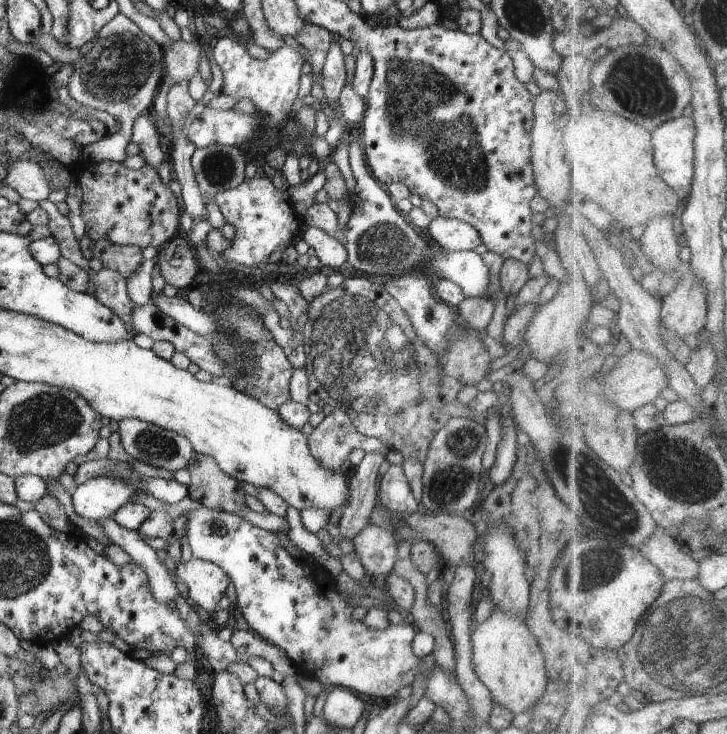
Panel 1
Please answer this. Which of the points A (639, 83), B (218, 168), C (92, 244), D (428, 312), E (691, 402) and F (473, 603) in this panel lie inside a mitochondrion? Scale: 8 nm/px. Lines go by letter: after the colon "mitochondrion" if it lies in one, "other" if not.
A: mitochondrion
B: mitochondrion
C: other
D: mitochondrion
E: other
F: other

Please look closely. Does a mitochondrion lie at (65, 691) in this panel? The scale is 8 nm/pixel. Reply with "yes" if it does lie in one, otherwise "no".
yes

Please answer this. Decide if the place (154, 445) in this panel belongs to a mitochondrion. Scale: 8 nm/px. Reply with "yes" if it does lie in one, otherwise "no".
yes

